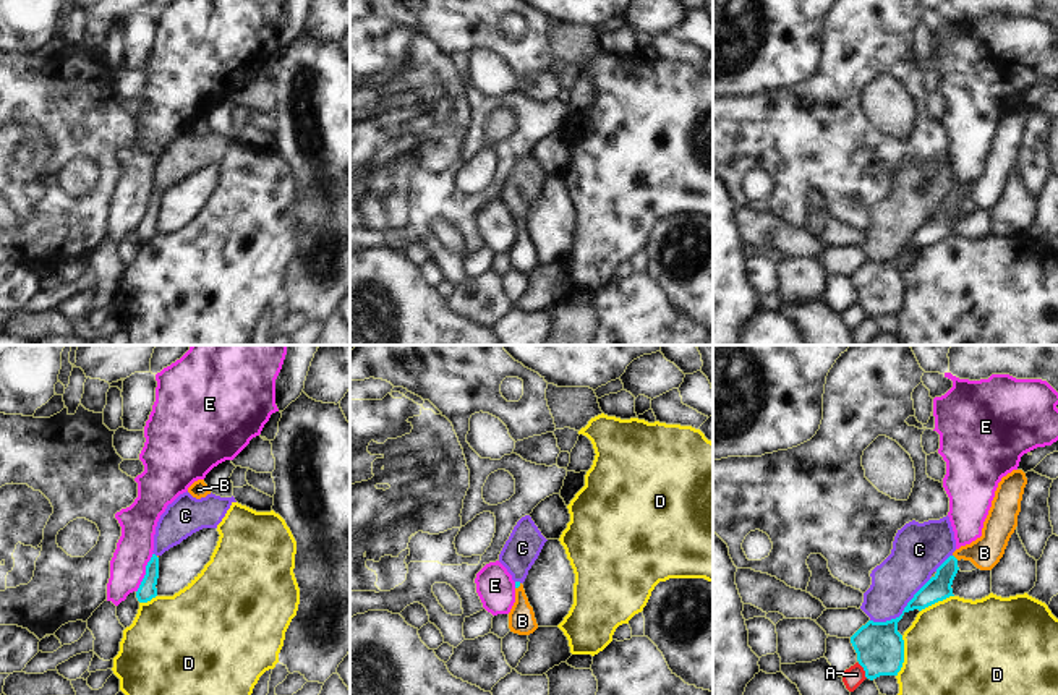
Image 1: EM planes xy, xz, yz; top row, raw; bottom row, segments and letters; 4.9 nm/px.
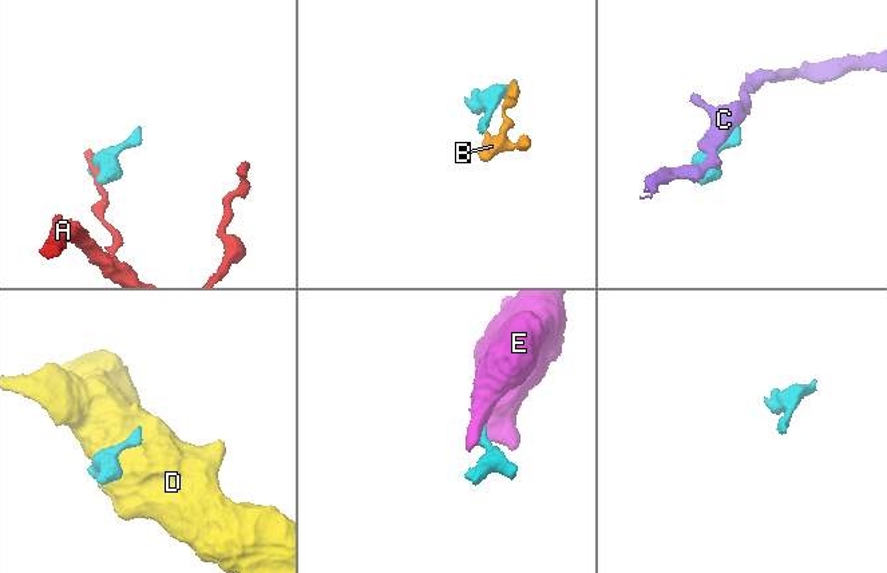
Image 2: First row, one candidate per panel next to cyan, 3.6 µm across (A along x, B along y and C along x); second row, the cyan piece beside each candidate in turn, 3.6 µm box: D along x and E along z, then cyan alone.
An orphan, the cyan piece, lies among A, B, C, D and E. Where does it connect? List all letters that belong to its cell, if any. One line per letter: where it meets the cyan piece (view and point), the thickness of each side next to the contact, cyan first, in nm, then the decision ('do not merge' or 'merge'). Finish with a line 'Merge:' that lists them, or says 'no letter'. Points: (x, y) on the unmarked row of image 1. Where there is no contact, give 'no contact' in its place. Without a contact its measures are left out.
A: meets cyan in yz at (864, 306); 240 nm thick on the cyan side, 100 nm on the other; do not merge
B: meets cyan in yz at (955, 195); 120 nm thick on the cyan side, 160 nm on the other; merge
C: meets cyan in yz at (903, 248); 240 nm thick on the cyan side, 240 nm on the other; do not merge
D: meets cyan in yz at (903, 294); 240 nm thick on the cyan side, 500 nm on the other; do not merge
E: meets cyan in xy at (146, 209); 90 nm thick on the cyan side, 180 nm on the other; do not merge
Merge: B

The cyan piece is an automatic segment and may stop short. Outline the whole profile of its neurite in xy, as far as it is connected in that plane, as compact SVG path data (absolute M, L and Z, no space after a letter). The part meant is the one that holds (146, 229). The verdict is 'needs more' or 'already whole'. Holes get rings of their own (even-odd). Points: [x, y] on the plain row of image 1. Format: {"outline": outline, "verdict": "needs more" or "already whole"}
{"outline": "M152 191L151 198L146 203L146 212L136 228L139 240L147 240L157 233L157 215L159 215L159 194Z", "verdict": "already whole"}

